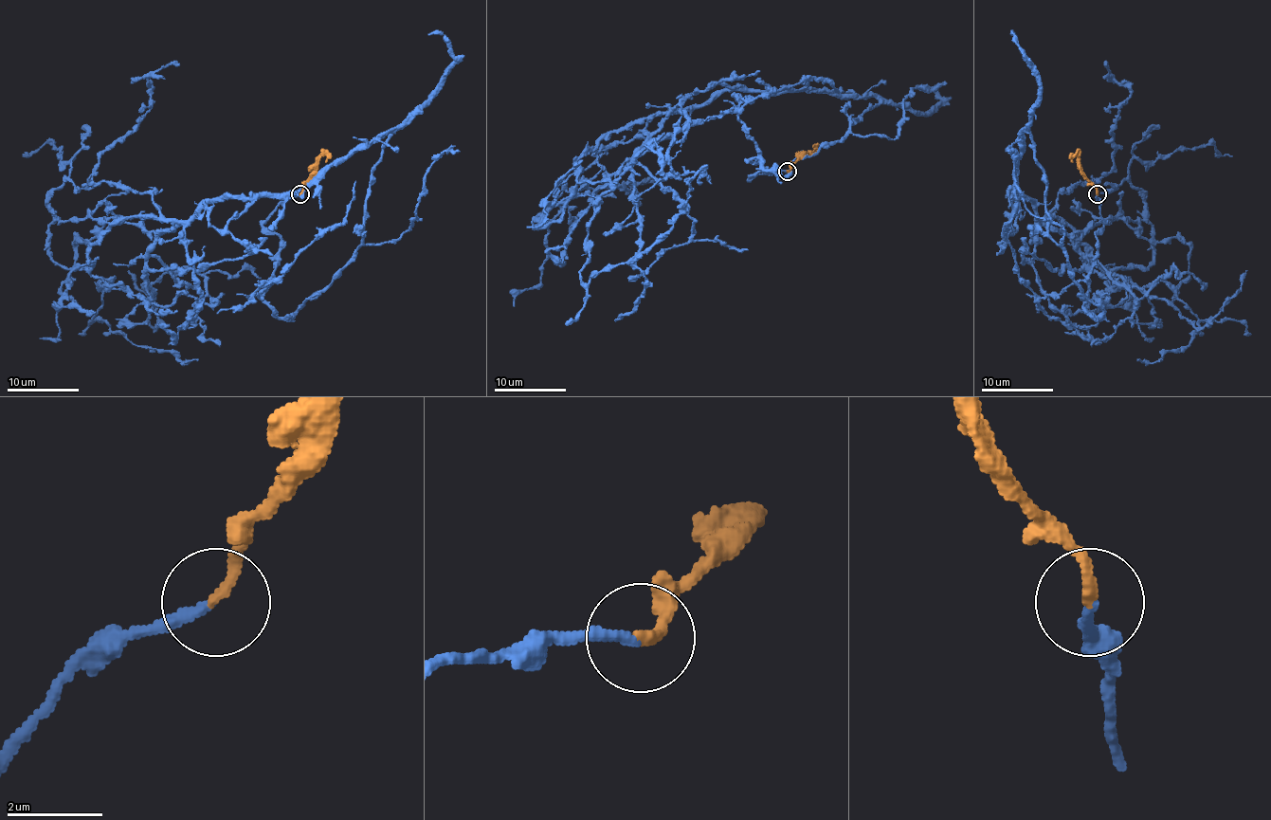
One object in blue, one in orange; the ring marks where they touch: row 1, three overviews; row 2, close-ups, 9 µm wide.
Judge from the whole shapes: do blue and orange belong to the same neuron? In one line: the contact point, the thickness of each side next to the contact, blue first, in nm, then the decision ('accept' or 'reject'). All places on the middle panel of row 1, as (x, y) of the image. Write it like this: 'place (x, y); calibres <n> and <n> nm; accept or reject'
place (788, 171); calibres 220 and 220 nm; accept

